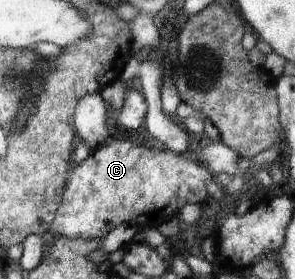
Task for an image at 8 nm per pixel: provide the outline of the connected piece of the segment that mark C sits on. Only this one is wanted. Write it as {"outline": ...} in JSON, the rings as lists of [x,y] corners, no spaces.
{"outline":[[[117,139],[108,141],[68,173],[68,179],[57,208],[54,220],[49,227],[48,237],[64,235],[66,238],[101,238],[118,225],[128,223],[138,228],[157,228],[158,225],[177,217],[179,210],[187,204],[210,204],[211,197],[207,185],[215,176],[209,168],[194,158],[190,152],[176,154],[169,148],[158,150],[145,145],[133,145],[131,141]]]}

